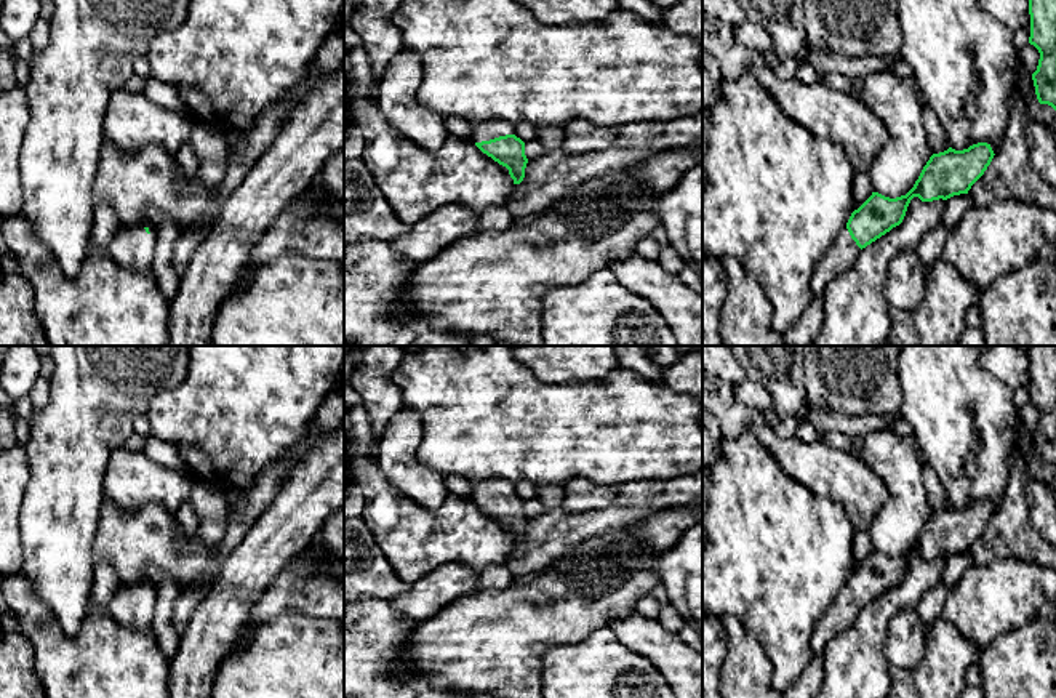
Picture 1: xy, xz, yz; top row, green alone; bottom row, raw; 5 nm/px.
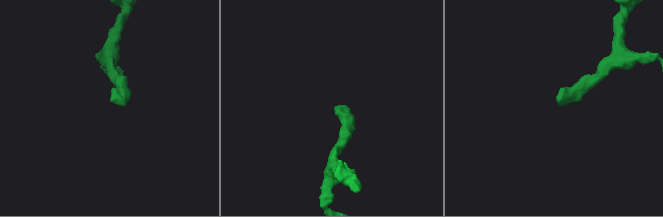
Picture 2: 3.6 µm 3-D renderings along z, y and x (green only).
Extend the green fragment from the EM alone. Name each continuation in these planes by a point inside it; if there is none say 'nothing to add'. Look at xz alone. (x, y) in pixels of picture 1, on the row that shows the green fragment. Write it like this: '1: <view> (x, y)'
1: xz (480, 132)

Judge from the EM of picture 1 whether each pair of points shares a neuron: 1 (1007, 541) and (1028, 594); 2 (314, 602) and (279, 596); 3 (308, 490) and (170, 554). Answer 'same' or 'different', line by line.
1: different
2: same
3: different

